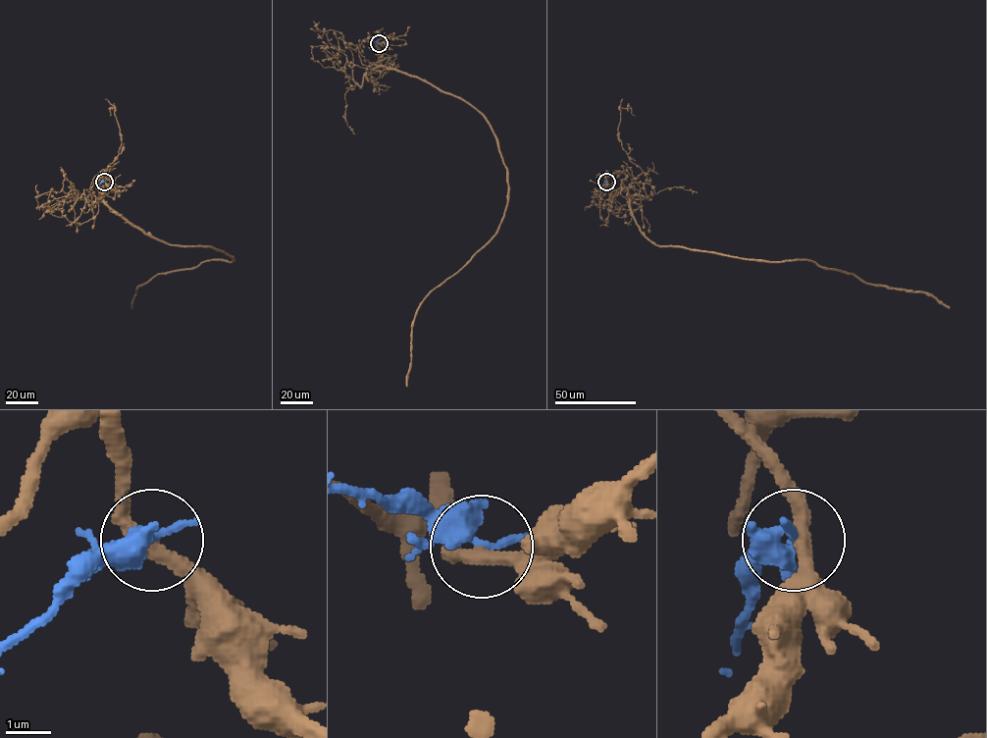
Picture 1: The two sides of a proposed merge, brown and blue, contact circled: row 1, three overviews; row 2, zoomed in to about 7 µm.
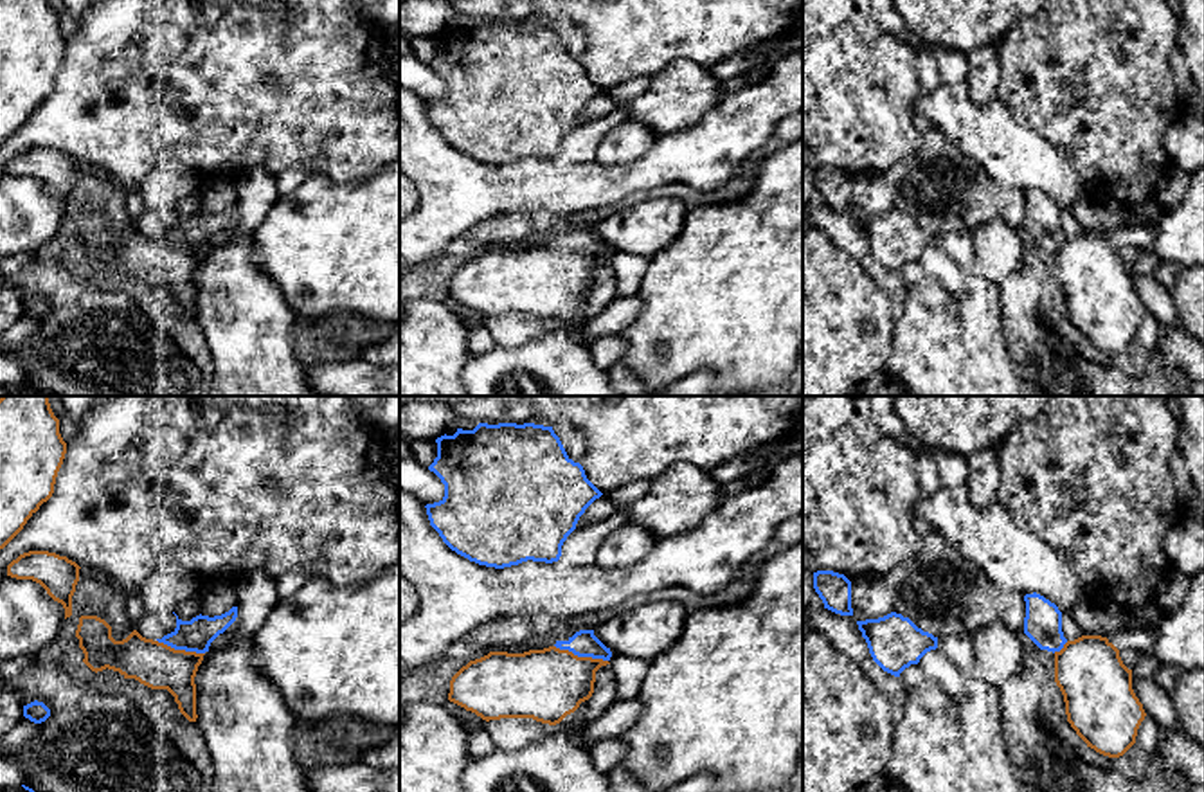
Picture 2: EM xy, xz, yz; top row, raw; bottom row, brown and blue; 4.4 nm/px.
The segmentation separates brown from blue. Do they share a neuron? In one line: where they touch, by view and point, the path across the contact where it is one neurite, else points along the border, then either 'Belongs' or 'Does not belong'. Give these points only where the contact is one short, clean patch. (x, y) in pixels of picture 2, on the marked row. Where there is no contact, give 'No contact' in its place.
Touches brown at xz (582, 657). Does not belong

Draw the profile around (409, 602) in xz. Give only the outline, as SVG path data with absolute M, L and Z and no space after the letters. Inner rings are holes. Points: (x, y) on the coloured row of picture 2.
M400 572L400 625L405 623L419 607L416 589Z

